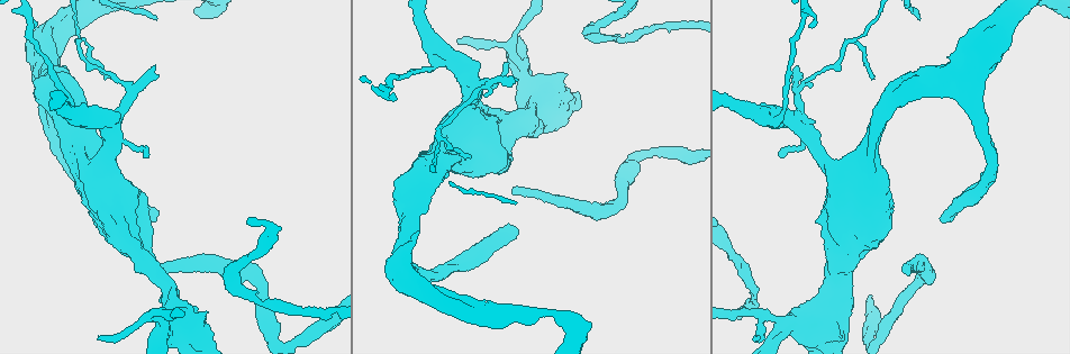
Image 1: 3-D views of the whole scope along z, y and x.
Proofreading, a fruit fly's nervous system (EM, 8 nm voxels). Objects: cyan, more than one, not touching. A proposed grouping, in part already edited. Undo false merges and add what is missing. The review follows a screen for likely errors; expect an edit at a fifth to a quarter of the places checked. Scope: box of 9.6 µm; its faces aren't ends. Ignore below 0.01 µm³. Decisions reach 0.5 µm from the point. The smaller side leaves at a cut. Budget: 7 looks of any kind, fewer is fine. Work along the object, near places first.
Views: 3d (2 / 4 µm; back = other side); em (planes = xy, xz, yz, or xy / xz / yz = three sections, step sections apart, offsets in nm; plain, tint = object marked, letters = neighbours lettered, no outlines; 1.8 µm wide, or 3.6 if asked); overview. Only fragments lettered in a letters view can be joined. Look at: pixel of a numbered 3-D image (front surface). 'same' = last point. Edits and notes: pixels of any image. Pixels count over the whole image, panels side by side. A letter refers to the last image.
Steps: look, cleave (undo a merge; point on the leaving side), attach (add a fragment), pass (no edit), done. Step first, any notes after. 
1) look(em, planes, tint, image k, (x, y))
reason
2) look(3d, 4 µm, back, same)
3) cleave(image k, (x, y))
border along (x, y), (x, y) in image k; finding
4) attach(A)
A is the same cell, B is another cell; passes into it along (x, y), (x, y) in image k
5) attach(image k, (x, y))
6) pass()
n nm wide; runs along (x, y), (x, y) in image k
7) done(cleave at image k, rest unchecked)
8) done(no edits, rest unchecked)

look(3d, 2 µm, back, image 1, (77, 137))
sudden change in width

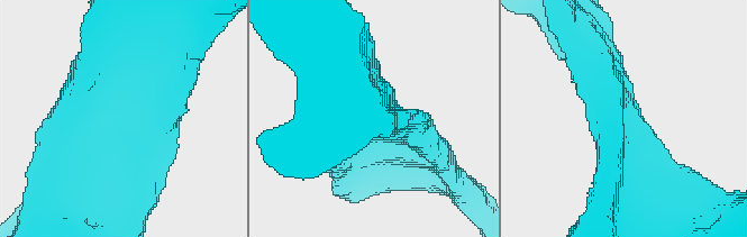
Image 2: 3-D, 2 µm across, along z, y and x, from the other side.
look(em, planes, tint, image 2, (625, 122))

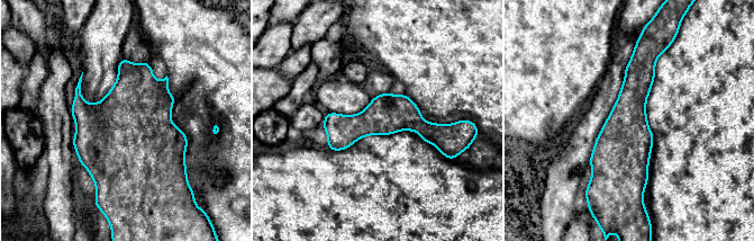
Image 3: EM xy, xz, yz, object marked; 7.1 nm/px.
look(em, planes, letters, same)

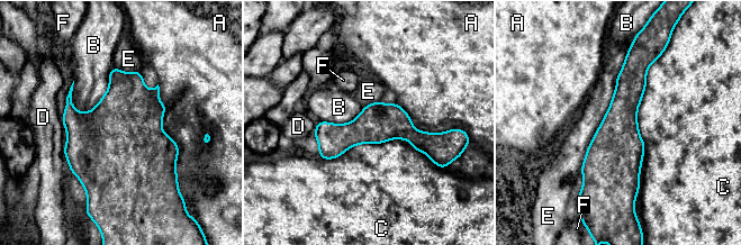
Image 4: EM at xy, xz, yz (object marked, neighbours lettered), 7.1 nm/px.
pass()
A, B, C, D, E and F are other cells; border along (113, 65), (107, 91), (78, 112) in image 4; continuous, no second neuron

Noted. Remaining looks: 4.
look(3d, 4 µm, image 1, (783, 324))
side arm on a straight run

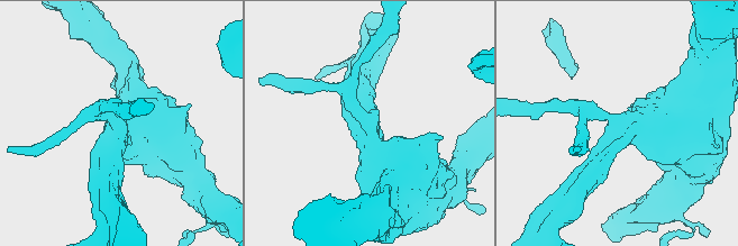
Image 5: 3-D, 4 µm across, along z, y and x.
look(em, xz, step 8, tint, image 5, (368, 124))
3 arms; arms of 220, 280, 700 nm

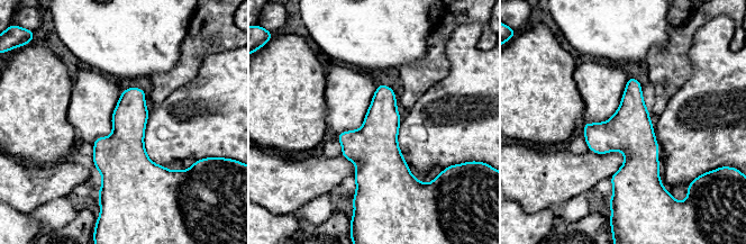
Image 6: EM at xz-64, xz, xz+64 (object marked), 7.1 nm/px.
look(em, planes, letters, same)

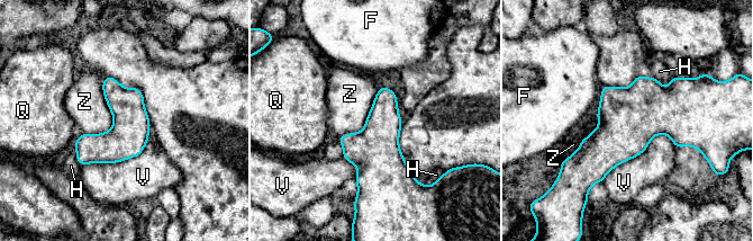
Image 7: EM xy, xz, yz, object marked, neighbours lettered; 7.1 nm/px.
pass()
280 nm wide; V touches over 600 nm; F, H, Q, V and Z are other cells; one neuron here

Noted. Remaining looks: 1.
look(em, 3.6 µm, xz, step 4, letters, image 1, (122, 228))
thick turns thin

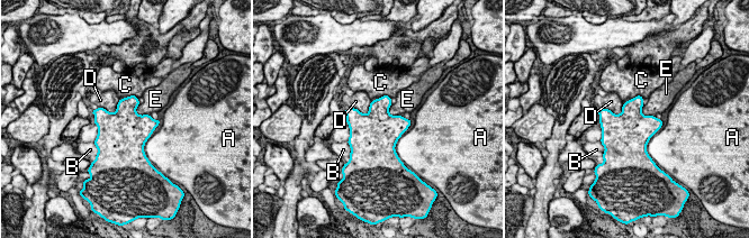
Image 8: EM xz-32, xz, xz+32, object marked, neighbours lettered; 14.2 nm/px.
pass()
550 nm wide; A, B, C, D and E are other cells; border along (624, 102), (620, 113), (599, 108) in image 8; continuous, no second neuron

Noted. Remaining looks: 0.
done(no edits, rest unchecked)

